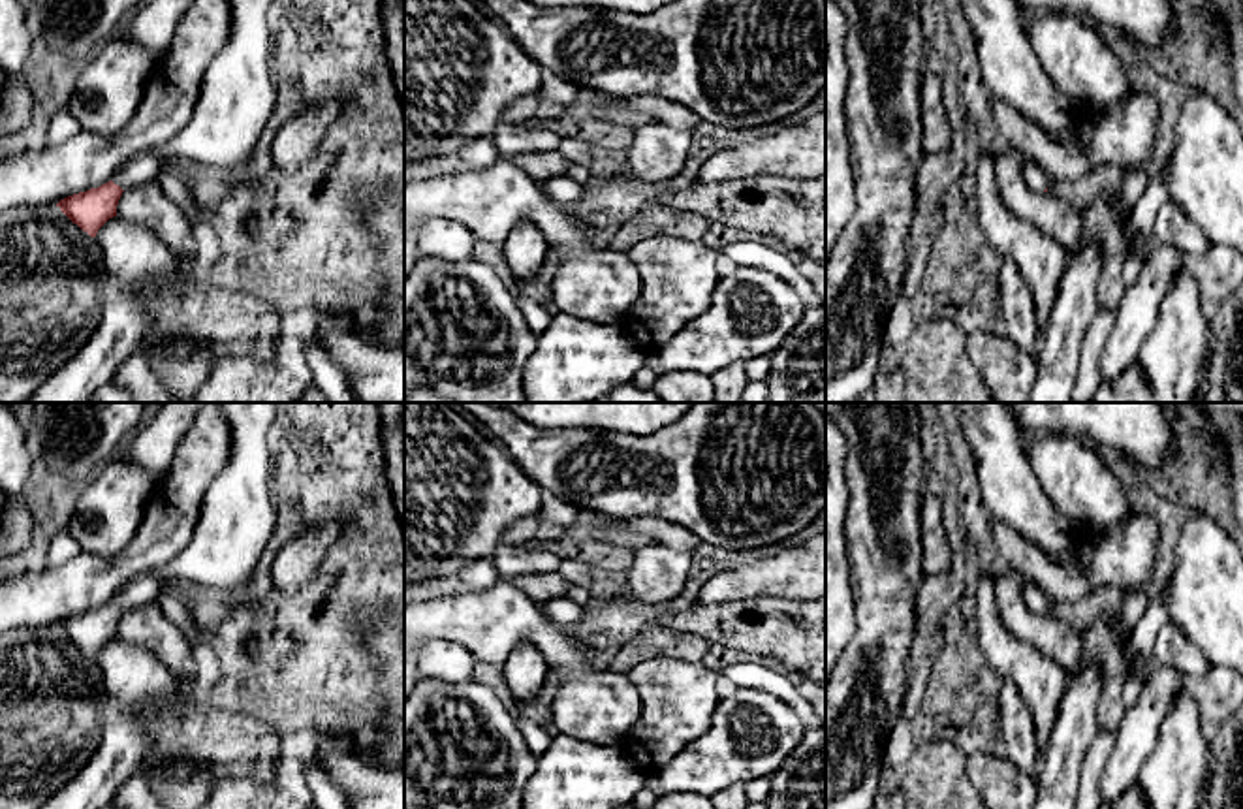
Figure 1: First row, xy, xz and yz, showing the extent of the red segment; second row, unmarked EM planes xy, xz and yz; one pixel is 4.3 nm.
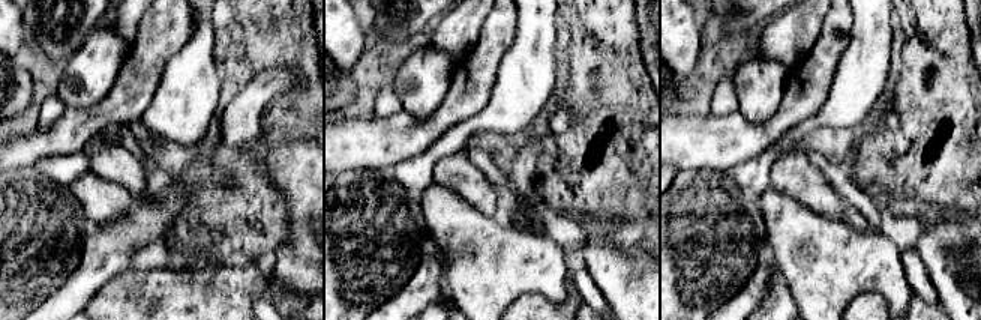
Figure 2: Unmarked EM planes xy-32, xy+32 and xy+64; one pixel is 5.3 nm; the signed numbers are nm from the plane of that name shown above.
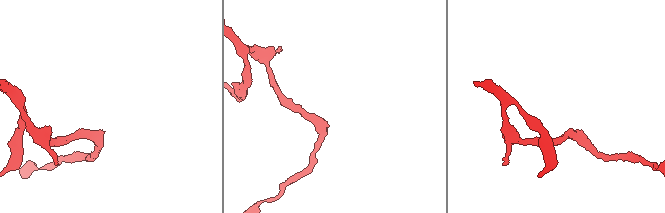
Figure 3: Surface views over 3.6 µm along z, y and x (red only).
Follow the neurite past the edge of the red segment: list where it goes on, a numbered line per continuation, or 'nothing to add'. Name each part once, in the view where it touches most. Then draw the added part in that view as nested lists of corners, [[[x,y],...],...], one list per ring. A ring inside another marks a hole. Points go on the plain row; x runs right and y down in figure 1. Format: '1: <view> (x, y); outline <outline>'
1: xy (237, 516); outline [[[220,403],[231,427],[226,468],[209,485],[194,534],[171,563],[134,578],[111,602],[122,611],[156,602],[173,579],[244,587],[276,527],[275,457],[267,433],[276,403]]]

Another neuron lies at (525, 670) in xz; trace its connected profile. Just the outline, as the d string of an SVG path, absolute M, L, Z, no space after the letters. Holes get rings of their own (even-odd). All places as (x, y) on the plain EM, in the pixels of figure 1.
M528 642L517 643L502 662L502 677L517 702L536 698L547 679L547 662Z

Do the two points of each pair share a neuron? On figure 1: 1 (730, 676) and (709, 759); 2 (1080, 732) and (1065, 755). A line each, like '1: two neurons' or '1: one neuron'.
1: two neurons
2: one neuron

